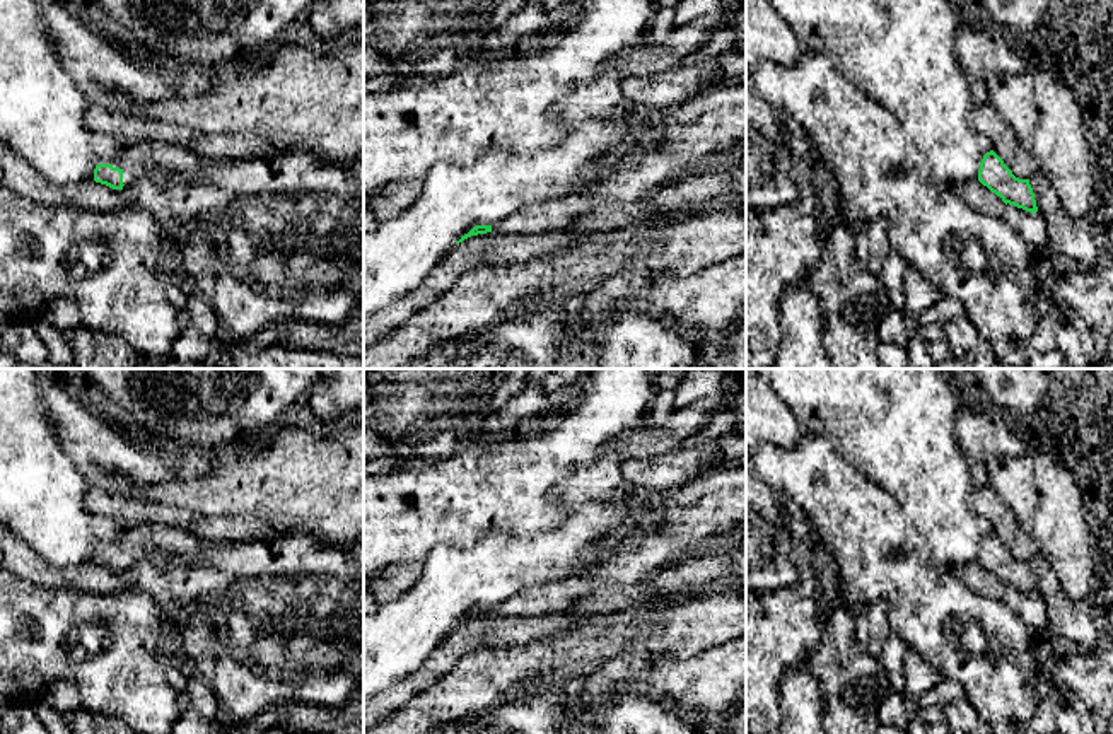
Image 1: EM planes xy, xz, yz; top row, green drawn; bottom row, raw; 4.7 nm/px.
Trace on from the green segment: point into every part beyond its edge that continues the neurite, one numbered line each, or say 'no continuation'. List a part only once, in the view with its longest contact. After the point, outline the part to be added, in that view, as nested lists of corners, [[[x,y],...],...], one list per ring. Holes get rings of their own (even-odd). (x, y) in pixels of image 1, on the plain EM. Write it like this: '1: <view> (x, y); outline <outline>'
1: xy (139, 540); outline [[[137,524],[131,526],[119,543],[99,546],[111,546],[123,553],[123,572],[131,570],[147,553],[160,550],[166,553],[179,555],[186,562],[201,562],[205,548],[220,545],[220,541],[201,539],[188,527],[171,524]]]

